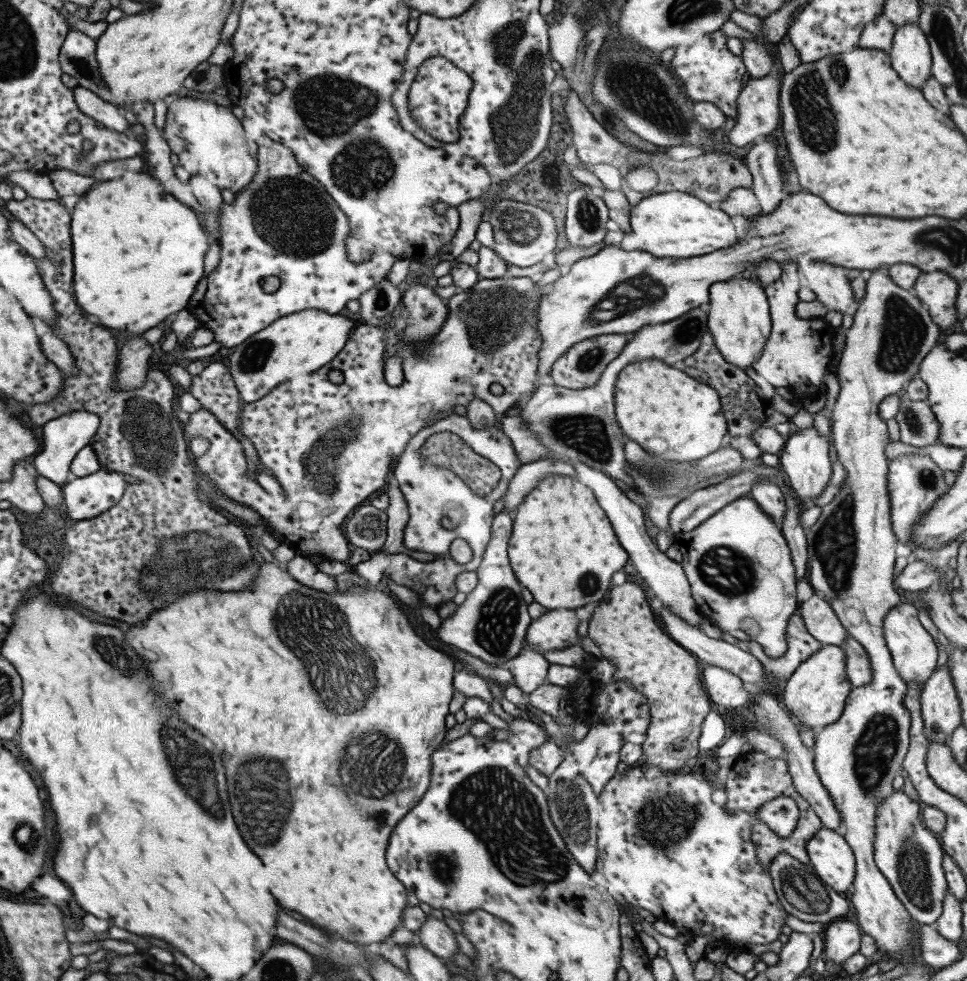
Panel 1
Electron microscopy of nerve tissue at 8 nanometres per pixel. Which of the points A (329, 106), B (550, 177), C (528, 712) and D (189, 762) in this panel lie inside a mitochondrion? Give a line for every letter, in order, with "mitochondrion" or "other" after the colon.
A: mitochondrion
B: mitochondrion
C: other
D: mitochondrion

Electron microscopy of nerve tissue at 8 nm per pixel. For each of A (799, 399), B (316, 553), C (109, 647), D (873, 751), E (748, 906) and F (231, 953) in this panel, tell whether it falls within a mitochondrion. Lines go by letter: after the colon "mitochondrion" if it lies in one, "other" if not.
A: other
B: other
C: mitochondrion
D: mitochondrion
E: other
F: other

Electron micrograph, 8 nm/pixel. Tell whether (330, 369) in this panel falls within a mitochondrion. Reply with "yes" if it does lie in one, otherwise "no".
no

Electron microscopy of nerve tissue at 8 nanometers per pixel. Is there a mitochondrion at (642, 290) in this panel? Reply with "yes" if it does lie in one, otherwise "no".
yes

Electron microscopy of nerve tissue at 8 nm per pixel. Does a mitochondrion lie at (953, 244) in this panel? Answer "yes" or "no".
yes

